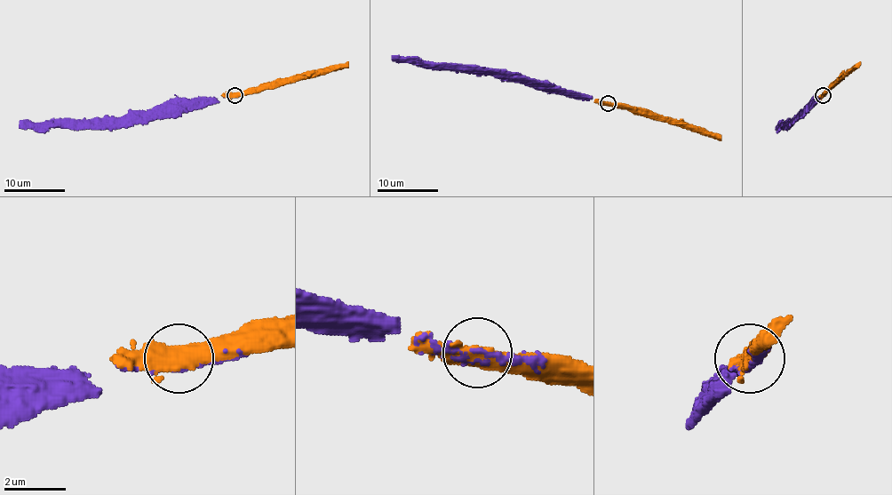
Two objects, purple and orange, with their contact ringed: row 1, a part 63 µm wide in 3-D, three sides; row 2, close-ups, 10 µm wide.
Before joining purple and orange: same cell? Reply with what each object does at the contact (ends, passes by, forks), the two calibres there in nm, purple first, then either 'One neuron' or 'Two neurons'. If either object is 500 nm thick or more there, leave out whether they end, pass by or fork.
Thickness 120 nm (purple) against 550 nm. One neuron

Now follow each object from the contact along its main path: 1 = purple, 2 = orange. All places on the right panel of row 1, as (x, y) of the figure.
1: (824, 94), (798, 116), (781, 122), (775, 128)
2: (823, 94), (861, 61)

